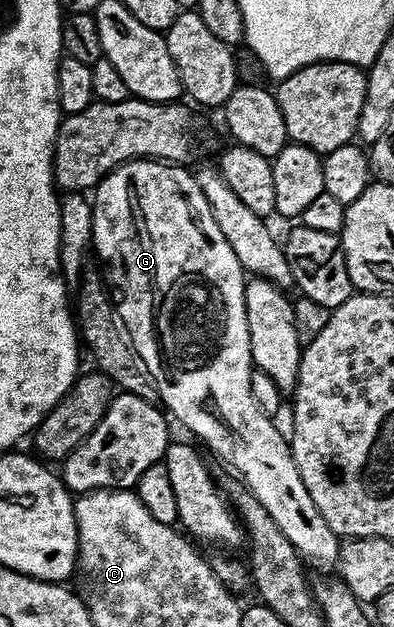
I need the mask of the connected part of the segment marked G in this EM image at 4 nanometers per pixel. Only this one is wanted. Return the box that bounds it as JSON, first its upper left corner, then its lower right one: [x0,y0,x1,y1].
[90,158,341,568]

